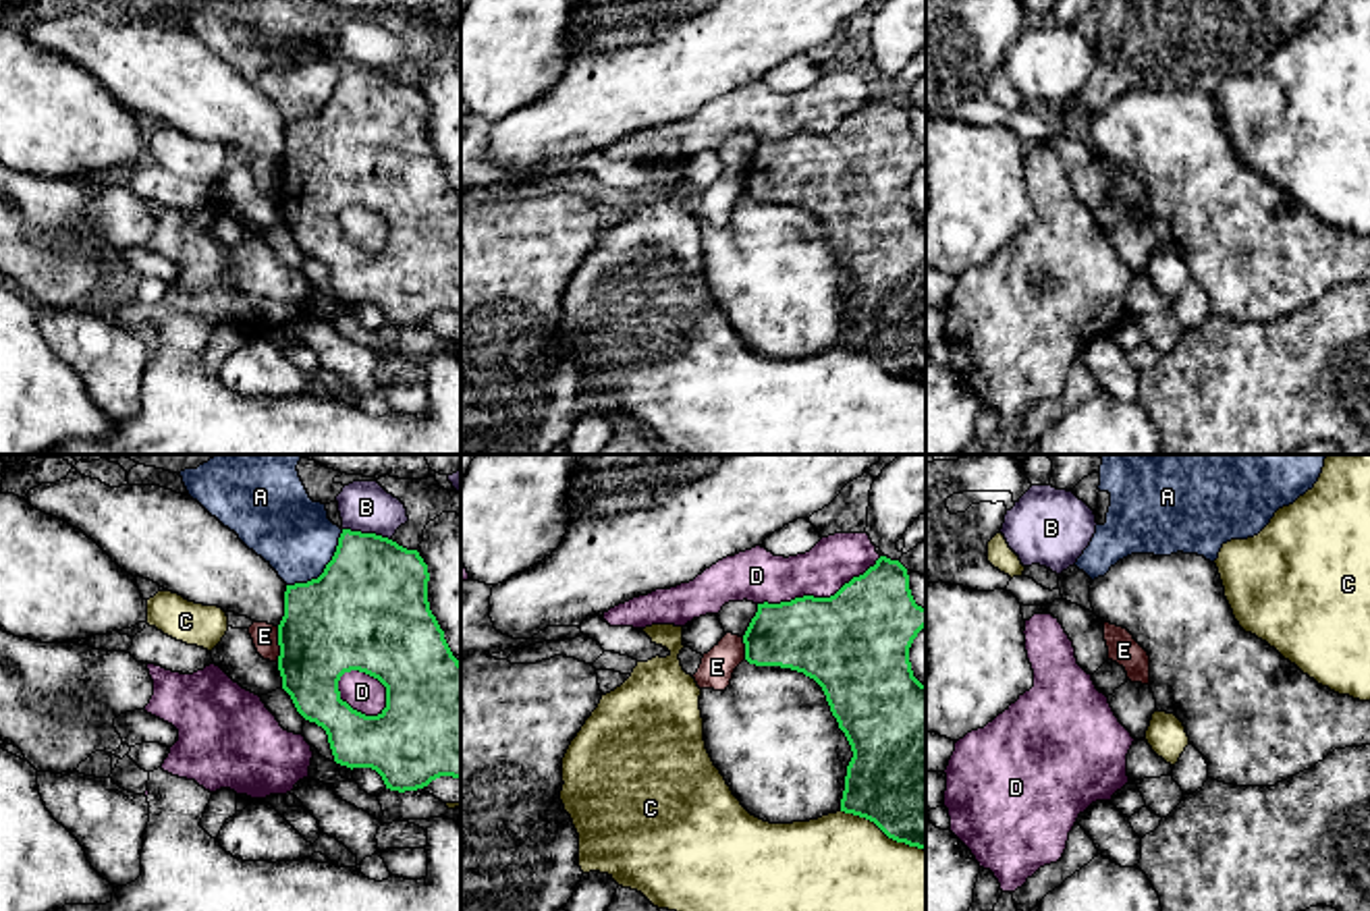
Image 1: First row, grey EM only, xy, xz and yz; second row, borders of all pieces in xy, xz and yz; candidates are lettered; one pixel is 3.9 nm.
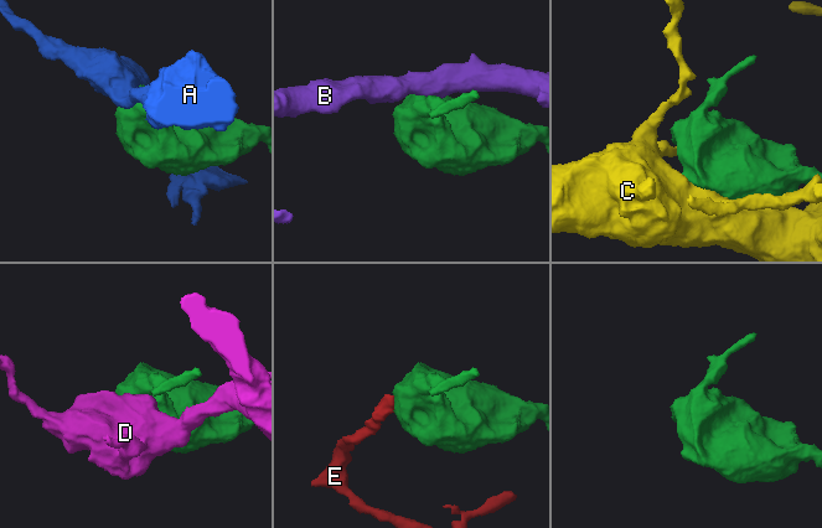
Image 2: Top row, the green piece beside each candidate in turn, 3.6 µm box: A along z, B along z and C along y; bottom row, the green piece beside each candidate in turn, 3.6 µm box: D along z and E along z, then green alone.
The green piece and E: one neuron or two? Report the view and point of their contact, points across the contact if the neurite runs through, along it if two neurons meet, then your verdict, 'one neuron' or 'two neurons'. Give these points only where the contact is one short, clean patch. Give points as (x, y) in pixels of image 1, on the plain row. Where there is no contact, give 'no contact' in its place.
meets green in xy at (279, 179); two neurons

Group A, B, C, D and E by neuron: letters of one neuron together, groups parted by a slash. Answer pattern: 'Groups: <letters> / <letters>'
Groups: A / B / C / D / E

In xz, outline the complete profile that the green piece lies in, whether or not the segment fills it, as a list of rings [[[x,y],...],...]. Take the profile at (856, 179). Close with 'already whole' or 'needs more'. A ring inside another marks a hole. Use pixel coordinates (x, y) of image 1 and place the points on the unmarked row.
[[[880,91],[830,133],[758,139],[743,178],[749,199],[791,203],[822,222],[853,286],[841,347],[926,386],[926,220],[913,212],[909,197],[909,183],[924,162],[926,143],[911,131],[907,104]]]; already whole

